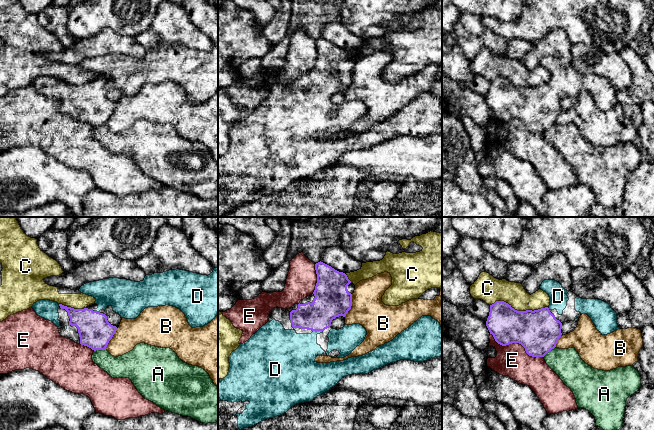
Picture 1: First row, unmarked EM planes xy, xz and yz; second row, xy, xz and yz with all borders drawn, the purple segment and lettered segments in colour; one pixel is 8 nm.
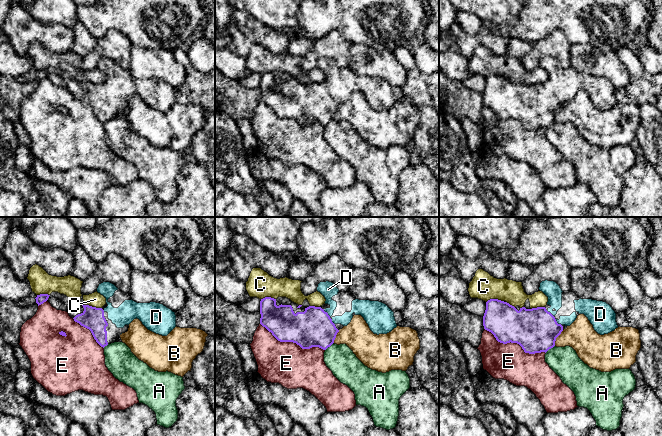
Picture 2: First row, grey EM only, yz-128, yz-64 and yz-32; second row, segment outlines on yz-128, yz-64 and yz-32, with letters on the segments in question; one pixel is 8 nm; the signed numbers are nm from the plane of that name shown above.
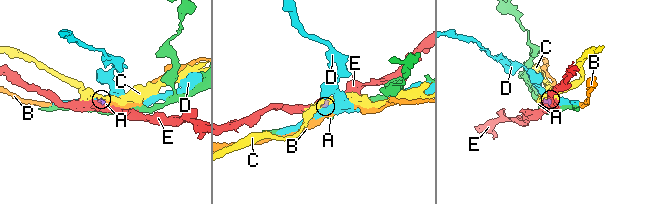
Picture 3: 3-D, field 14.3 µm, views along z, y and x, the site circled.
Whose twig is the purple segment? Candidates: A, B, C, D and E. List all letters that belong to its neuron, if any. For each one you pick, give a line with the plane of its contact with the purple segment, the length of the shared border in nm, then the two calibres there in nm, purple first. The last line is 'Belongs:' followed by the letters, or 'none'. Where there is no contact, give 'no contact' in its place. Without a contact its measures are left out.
D: contact in xz; length 80 nm; calibres 260 and 300 nm
Belongs: D

